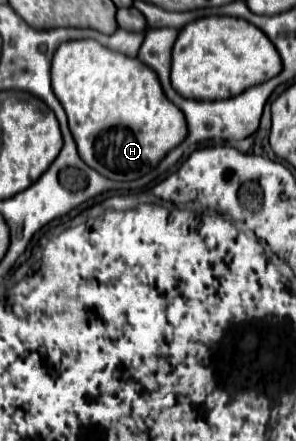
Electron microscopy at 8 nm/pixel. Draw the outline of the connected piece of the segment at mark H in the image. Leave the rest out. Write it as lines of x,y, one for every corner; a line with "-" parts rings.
71,40
57,48
51,66
51,86
67,112
79,156
83,156
85,164
109,180
129,182
149,174
167,156
167,152
187,138
185,116
175,104
167,100
155,72
141,60
113,52
95,40

